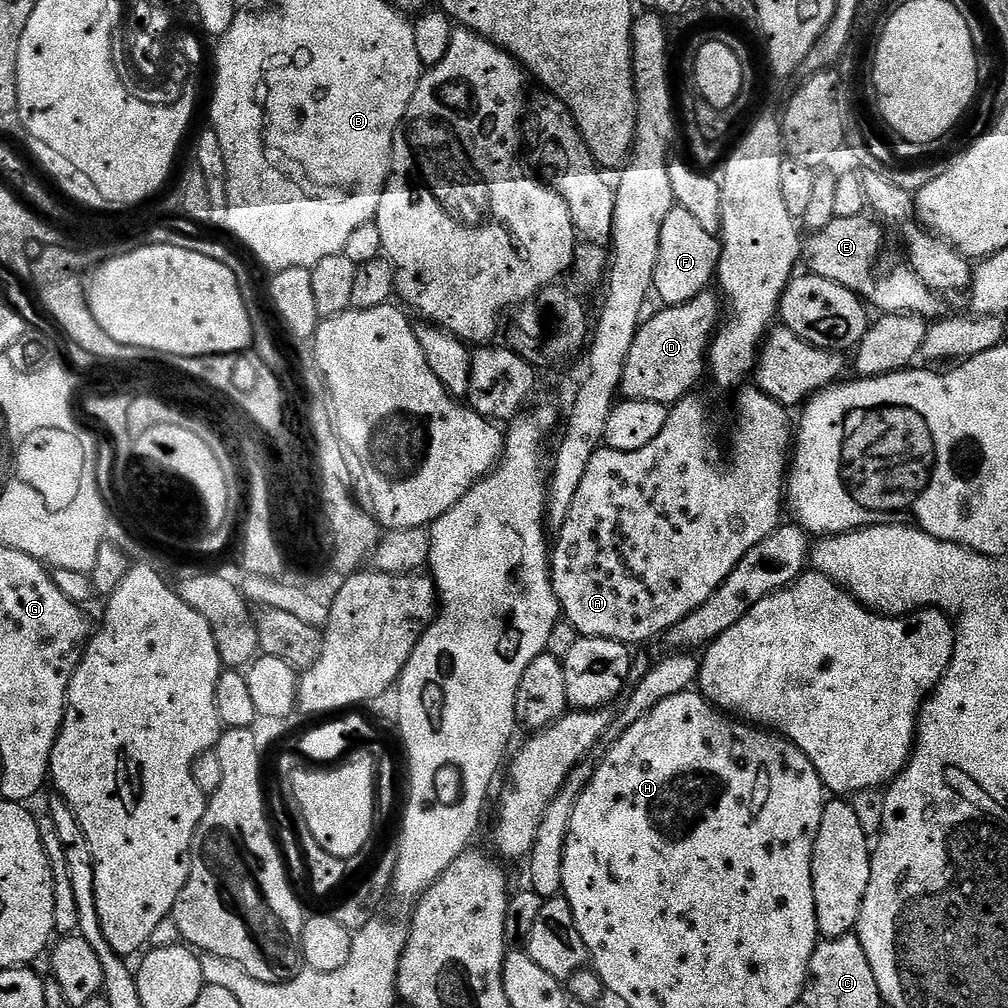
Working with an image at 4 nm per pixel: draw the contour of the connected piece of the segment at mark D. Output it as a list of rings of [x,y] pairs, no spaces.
[[[709,290],[685,304],[661,307],[661,312],[649,315],[641,323],[620,383],[620,392],[627,399],[671,406],[695,389],[692,387],[699,382],[700,375],[705,375],[710,341],[722,320],[715,295],[715,291]]]

